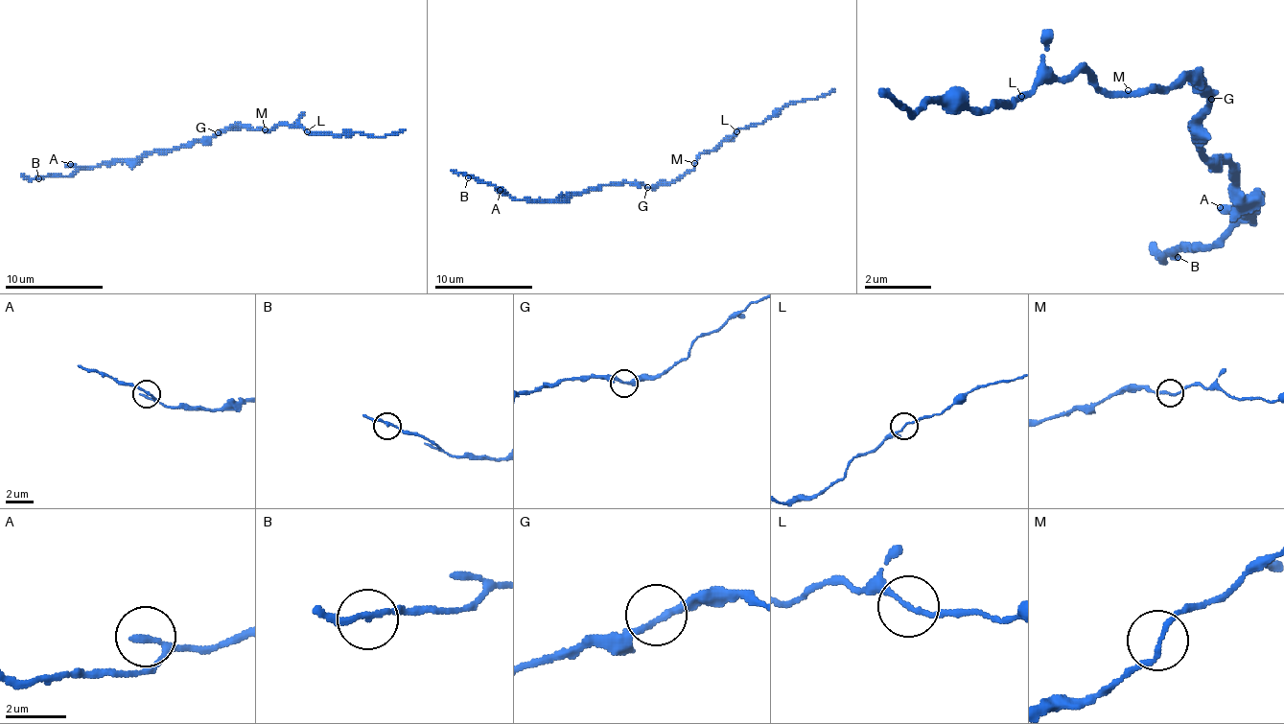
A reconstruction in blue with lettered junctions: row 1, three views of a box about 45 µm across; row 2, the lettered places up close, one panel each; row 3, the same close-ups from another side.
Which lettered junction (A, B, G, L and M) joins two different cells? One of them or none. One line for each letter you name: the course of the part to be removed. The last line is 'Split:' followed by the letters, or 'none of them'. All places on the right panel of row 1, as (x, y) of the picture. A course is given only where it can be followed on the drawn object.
Split: none of them

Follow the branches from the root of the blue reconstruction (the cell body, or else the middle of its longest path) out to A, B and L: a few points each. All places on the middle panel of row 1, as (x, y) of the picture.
A: (650, 187), (641, 182), (611, 182), (573, 193), (567, 199), (512, 199), (500, 190)
B: (650, 187), (641, 182), (611, 182), (573, 193), (567, 199), (512, 199), (493, 185), (468, 177)
L: (650, 187), (680, 180), (694, 168), (702, 153), (714, 151), (736, 130)

